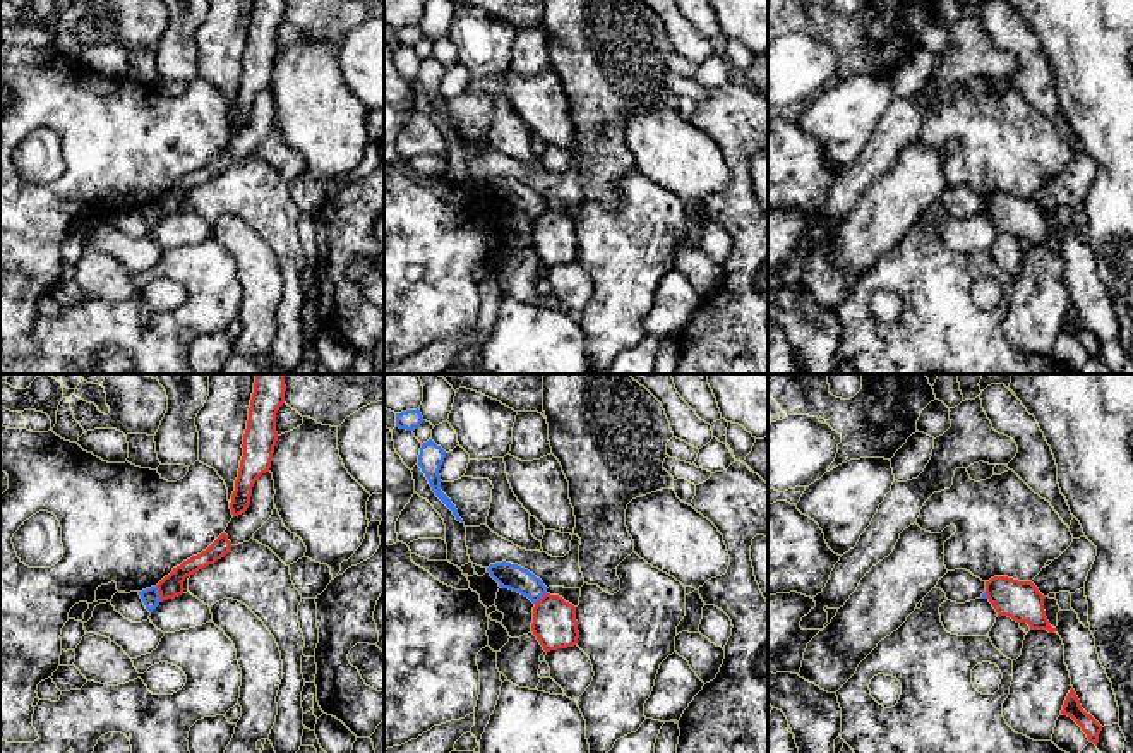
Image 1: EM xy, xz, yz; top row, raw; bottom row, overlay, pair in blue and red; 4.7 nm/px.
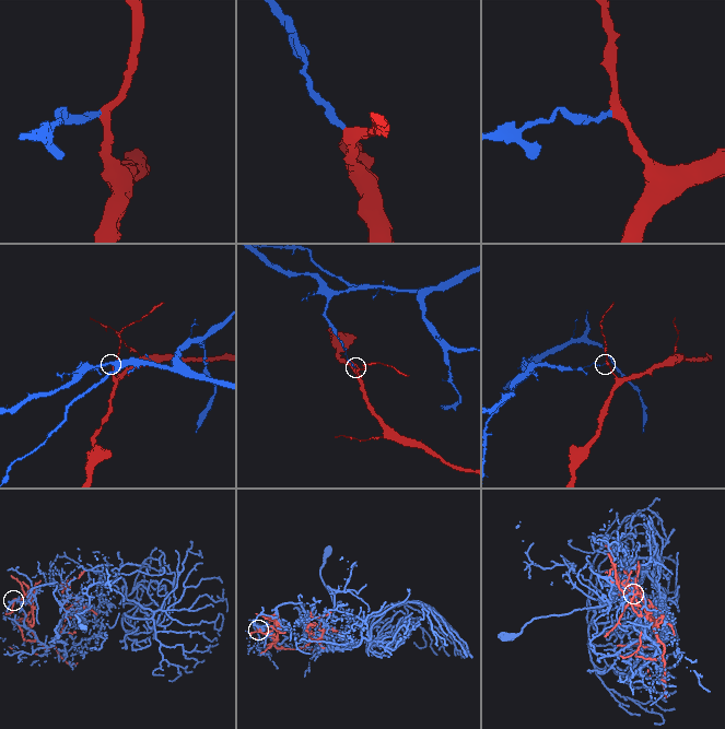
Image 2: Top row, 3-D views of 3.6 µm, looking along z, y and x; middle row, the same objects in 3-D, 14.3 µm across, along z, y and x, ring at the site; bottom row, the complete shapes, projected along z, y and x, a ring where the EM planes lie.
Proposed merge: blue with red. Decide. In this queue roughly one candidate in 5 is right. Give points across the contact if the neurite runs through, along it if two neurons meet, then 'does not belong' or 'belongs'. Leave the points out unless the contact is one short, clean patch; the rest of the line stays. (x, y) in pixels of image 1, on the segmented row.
along xy (156, 585), (161, 601) | does not belong

